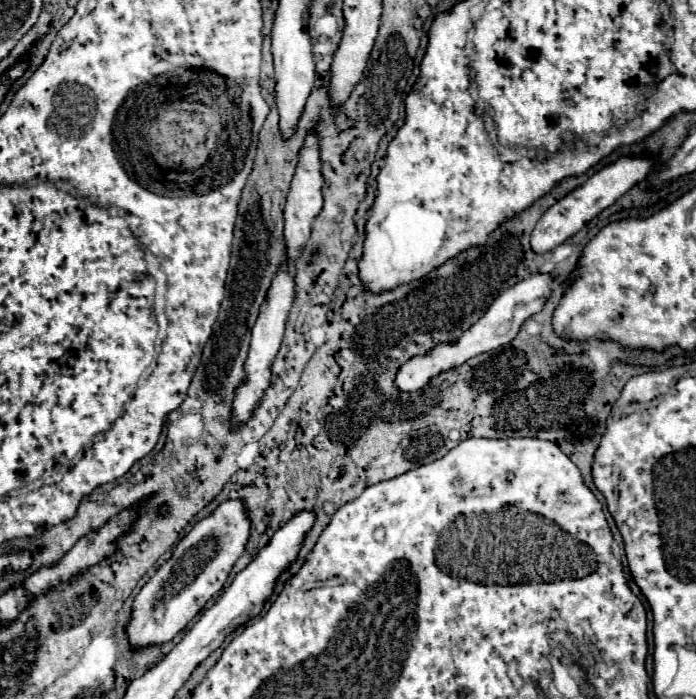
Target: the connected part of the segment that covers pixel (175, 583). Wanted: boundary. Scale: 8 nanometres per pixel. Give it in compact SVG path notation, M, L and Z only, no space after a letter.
M241 498L219 504L209 516L201 518L191 532L177 544L173 556L155 572L155 576L141 588L135 598L133 618L127 626L127 636L133 646L163 644L177 636L195 614L203 610L207 600L215 596L237 558L245 552L249 540L251 520Z

